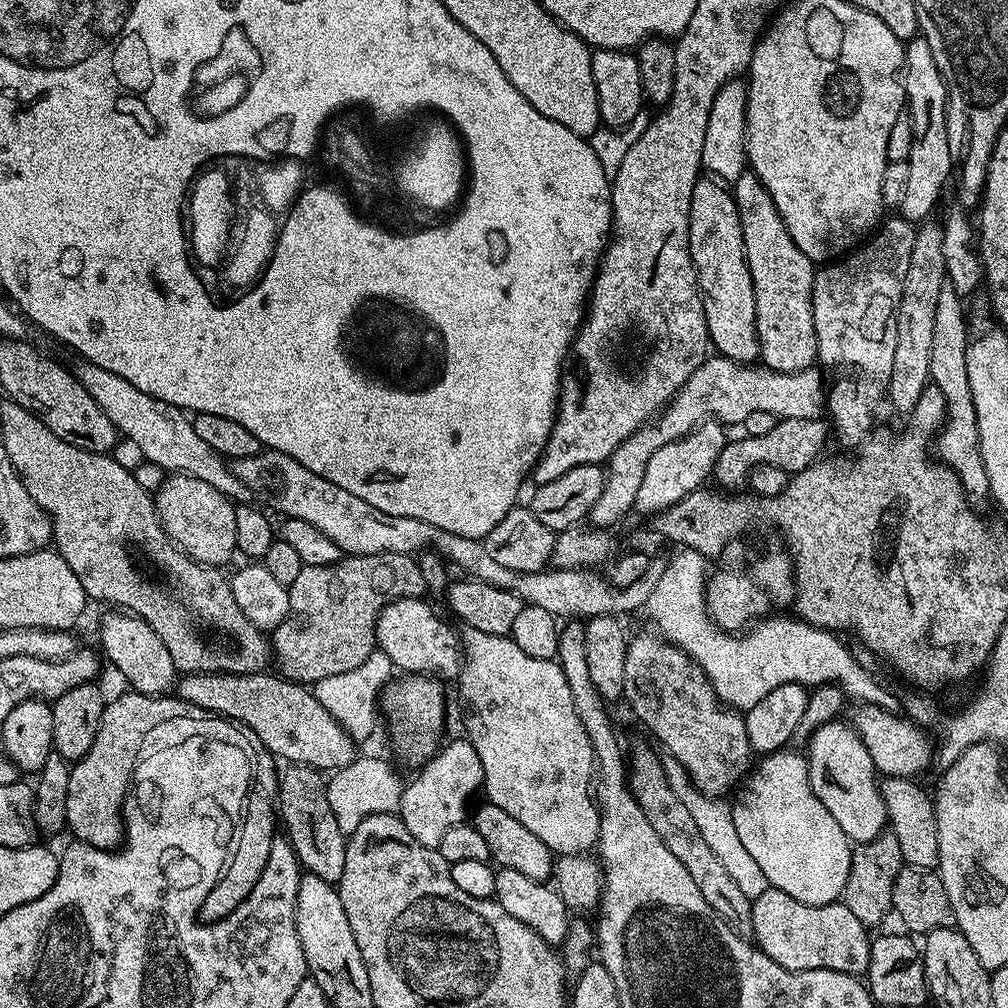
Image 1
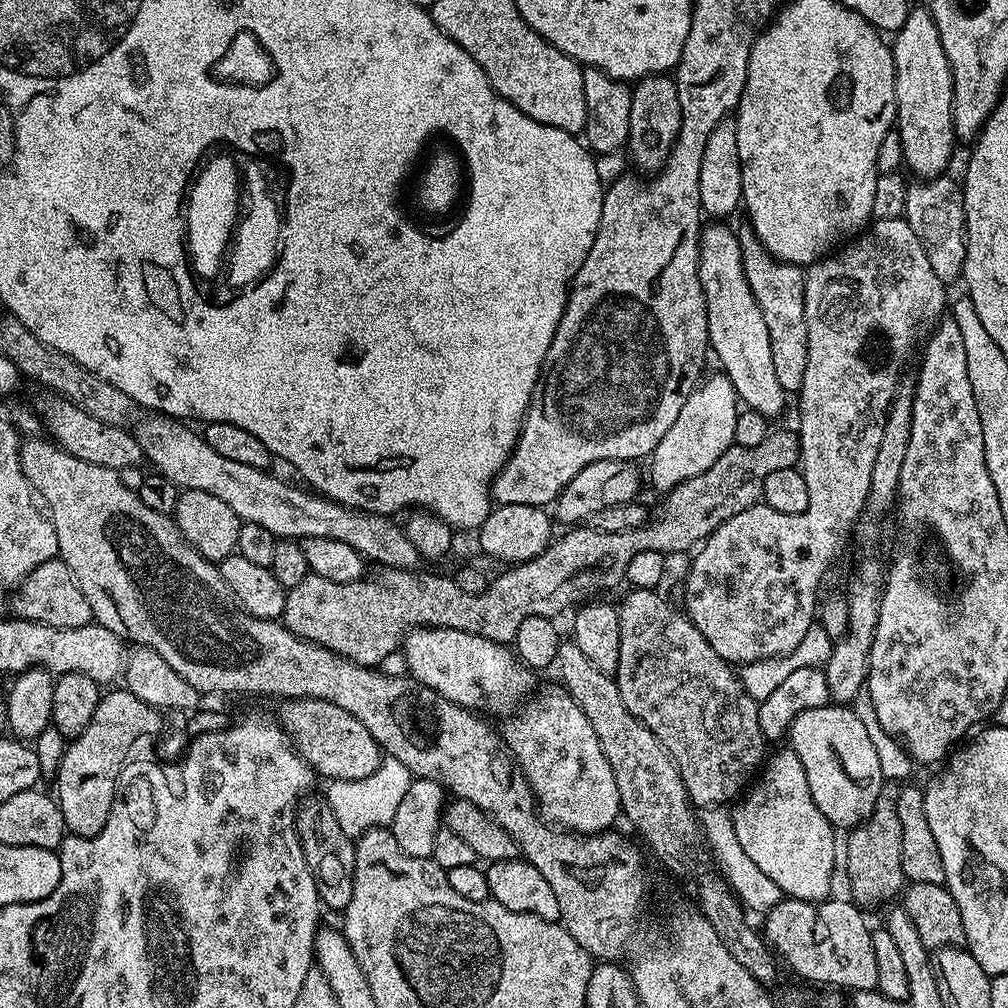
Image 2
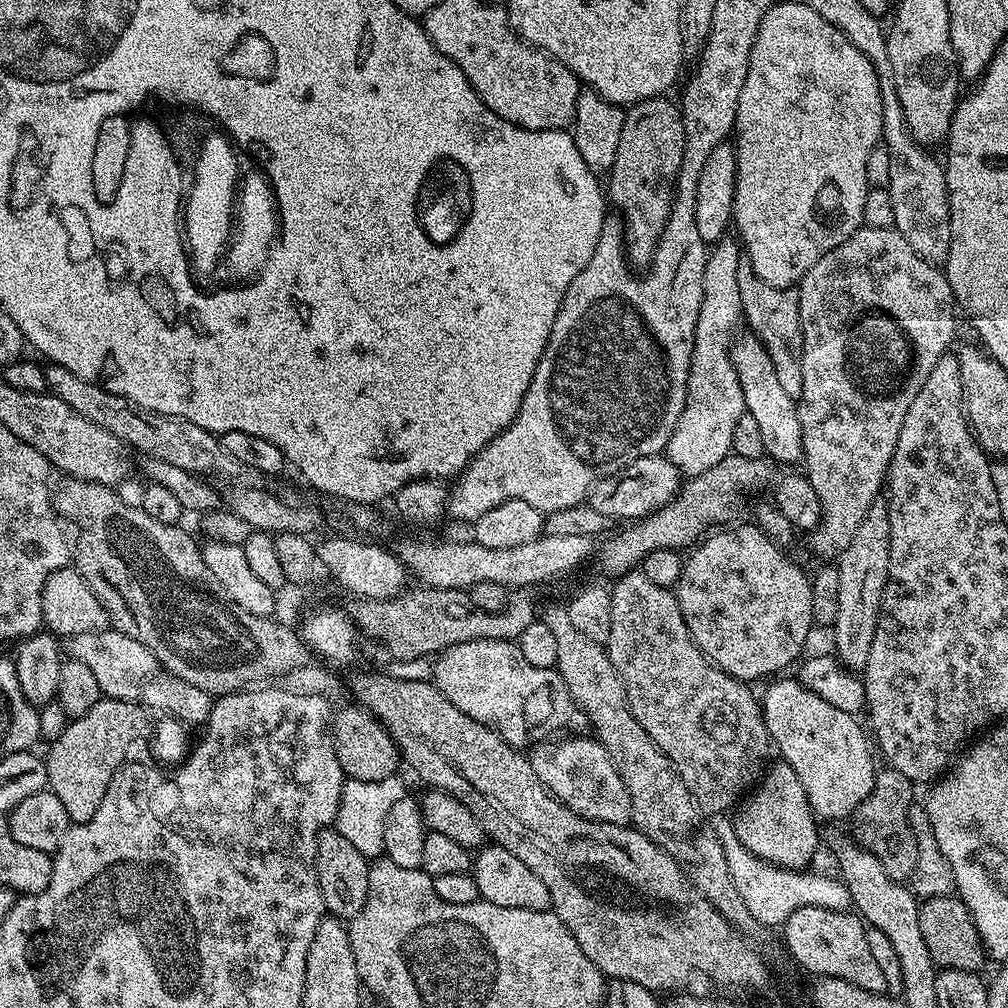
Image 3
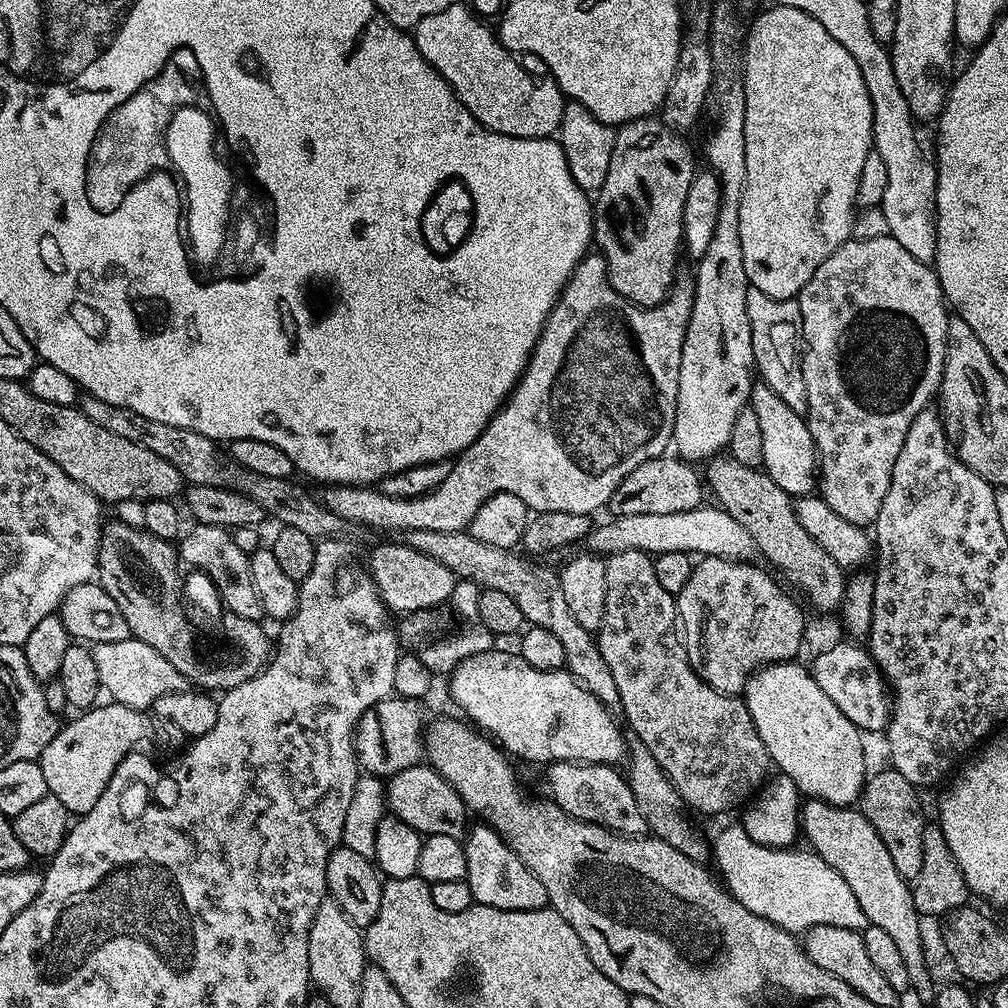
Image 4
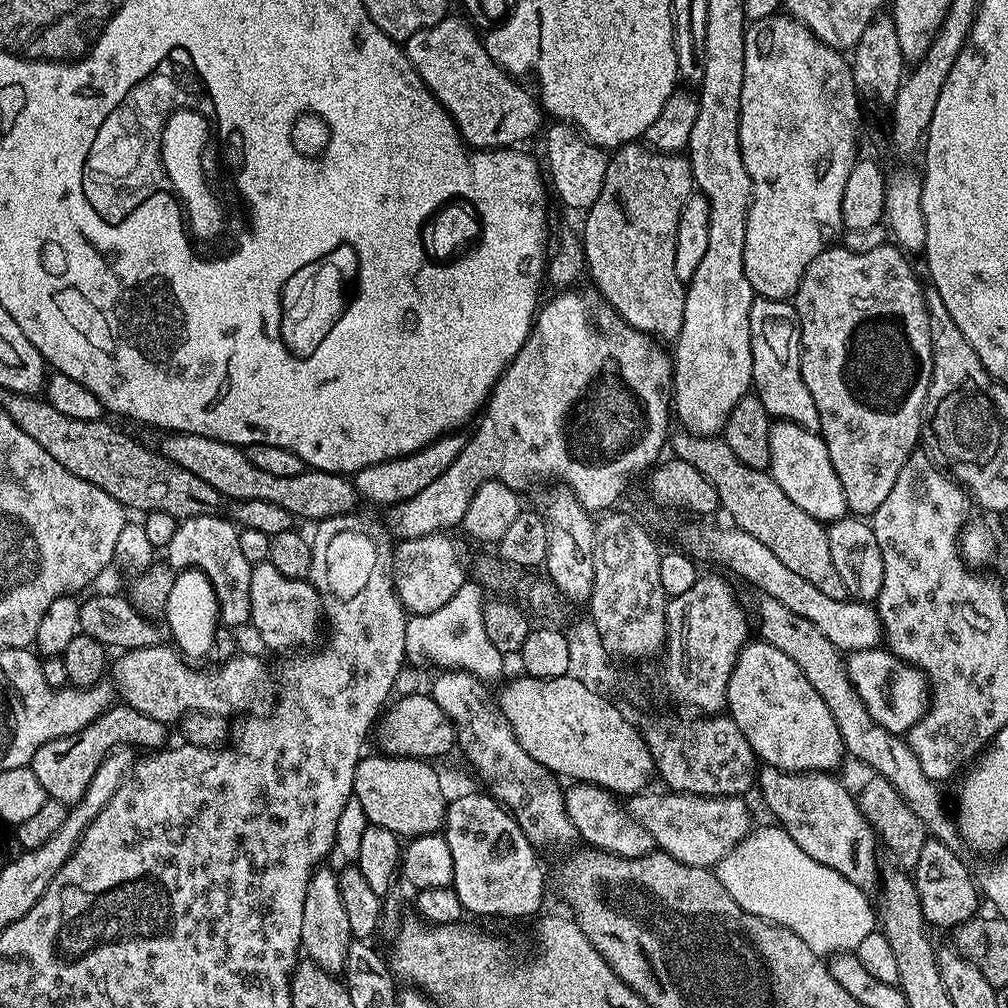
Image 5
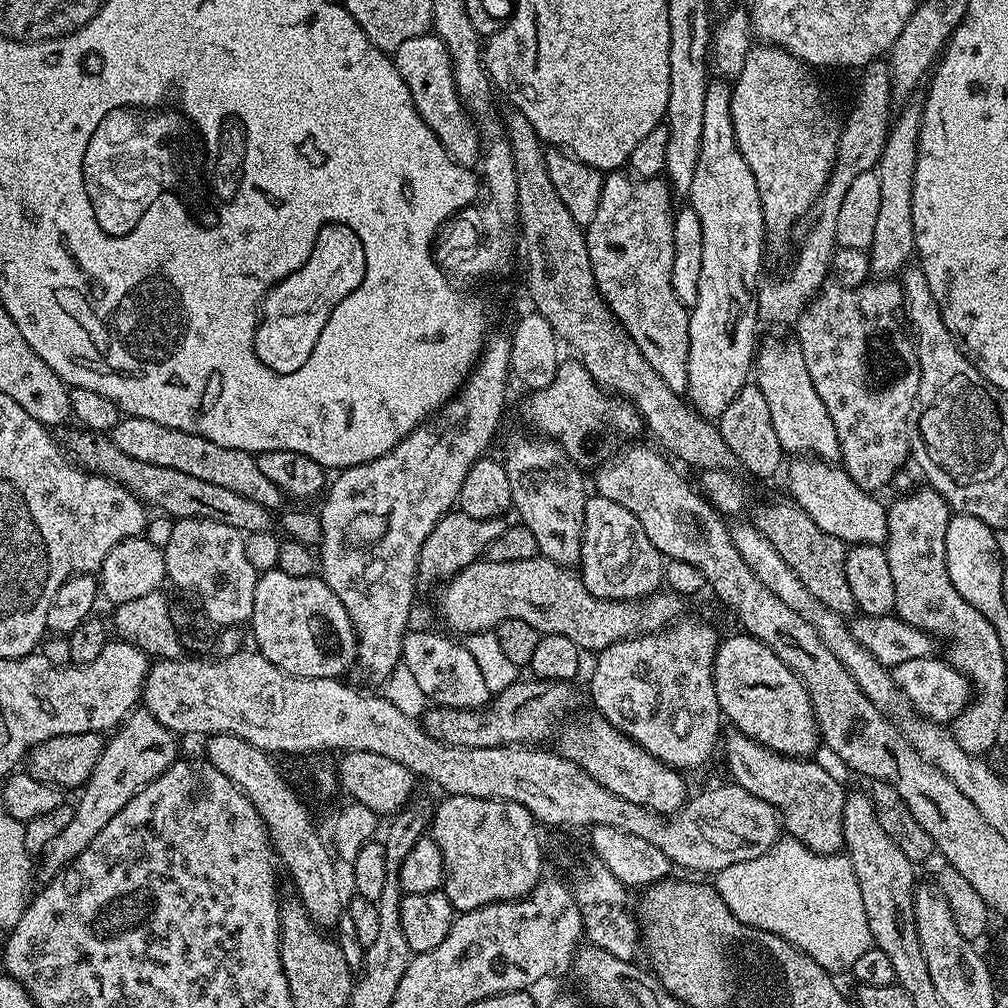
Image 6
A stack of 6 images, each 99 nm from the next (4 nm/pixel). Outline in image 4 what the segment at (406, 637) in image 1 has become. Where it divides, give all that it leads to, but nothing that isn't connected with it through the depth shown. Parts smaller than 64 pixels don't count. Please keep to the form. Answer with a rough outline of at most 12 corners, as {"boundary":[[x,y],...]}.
{"boundary":[[467,657],[453,702],[505,753],[616,766],[626,736],[571,672]]}

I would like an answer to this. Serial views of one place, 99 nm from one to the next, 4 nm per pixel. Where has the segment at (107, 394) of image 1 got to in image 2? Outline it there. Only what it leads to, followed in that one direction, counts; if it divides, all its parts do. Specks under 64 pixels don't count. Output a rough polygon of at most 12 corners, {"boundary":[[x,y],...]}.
{"boundary":[[163,414],[134,428],[177,488],[222,498],[277,538],[338,538],[373,565],[421,567],[395,519],[230,462]]}

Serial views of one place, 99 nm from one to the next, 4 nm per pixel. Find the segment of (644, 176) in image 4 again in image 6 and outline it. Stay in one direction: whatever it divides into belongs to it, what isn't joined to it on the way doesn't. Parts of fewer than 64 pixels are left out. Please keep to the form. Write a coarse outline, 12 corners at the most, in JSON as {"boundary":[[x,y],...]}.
{"boundary":[[613,170],[584,233],[608,304],[684,394],[674,193]]}

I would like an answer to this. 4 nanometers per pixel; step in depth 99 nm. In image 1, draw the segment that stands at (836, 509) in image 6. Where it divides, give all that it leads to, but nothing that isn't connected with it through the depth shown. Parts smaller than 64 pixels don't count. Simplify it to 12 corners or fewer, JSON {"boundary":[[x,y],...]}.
{"boundary":[[701,178],[690,258],[711,347],[760,360],[736,197]]}

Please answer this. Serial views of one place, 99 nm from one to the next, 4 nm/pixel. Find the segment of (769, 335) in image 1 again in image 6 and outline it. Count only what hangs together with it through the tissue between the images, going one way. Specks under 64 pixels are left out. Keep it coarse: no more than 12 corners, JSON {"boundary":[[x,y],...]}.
{"boundary":[[799,343],[754,357],[785,453],[840,460],[838,430]]}

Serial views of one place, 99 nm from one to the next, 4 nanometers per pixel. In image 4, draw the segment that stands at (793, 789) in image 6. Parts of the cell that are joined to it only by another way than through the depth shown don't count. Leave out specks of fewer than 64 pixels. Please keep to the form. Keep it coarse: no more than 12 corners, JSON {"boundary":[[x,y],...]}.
{"boundary":[[808,798],[807,847],[890,934],[911,991],[931,1001],[909,881],[855,807]]}

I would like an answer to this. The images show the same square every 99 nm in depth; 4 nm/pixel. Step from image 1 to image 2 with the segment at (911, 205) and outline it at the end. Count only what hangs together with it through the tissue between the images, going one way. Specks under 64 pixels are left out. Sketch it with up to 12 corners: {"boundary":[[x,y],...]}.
{"boundary":[[913,7],[891,41],[903,167],[943,176],[958,145],[938,26]]}

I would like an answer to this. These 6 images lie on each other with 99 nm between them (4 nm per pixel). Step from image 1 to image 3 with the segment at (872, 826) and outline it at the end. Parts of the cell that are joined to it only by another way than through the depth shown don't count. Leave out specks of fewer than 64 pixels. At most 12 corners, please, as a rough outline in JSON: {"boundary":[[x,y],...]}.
{"boundary":[[799,679],[764,696],[779,759],[821,821],[851,817],[878,771],[861,721]]}

